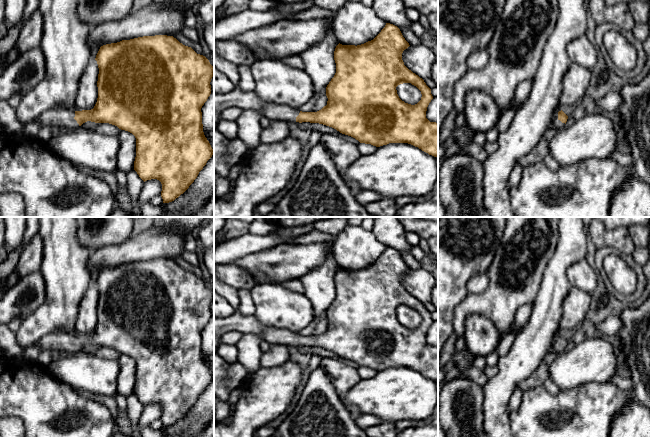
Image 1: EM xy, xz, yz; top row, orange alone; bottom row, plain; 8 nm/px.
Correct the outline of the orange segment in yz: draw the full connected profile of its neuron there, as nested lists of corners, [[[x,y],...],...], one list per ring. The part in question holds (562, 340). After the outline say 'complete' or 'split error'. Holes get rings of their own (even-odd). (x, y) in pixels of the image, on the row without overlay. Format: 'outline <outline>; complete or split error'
outline [[[561,334],[554,340],[553,347],[556,350],[556,352],[559,354],[565,351],[567,343],[568,340]]]; split error

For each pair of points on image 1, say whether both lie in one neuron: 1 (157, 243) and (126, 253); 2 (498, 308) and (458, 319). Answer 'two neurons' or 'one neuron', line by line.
1: one neuron
2: one neuron

